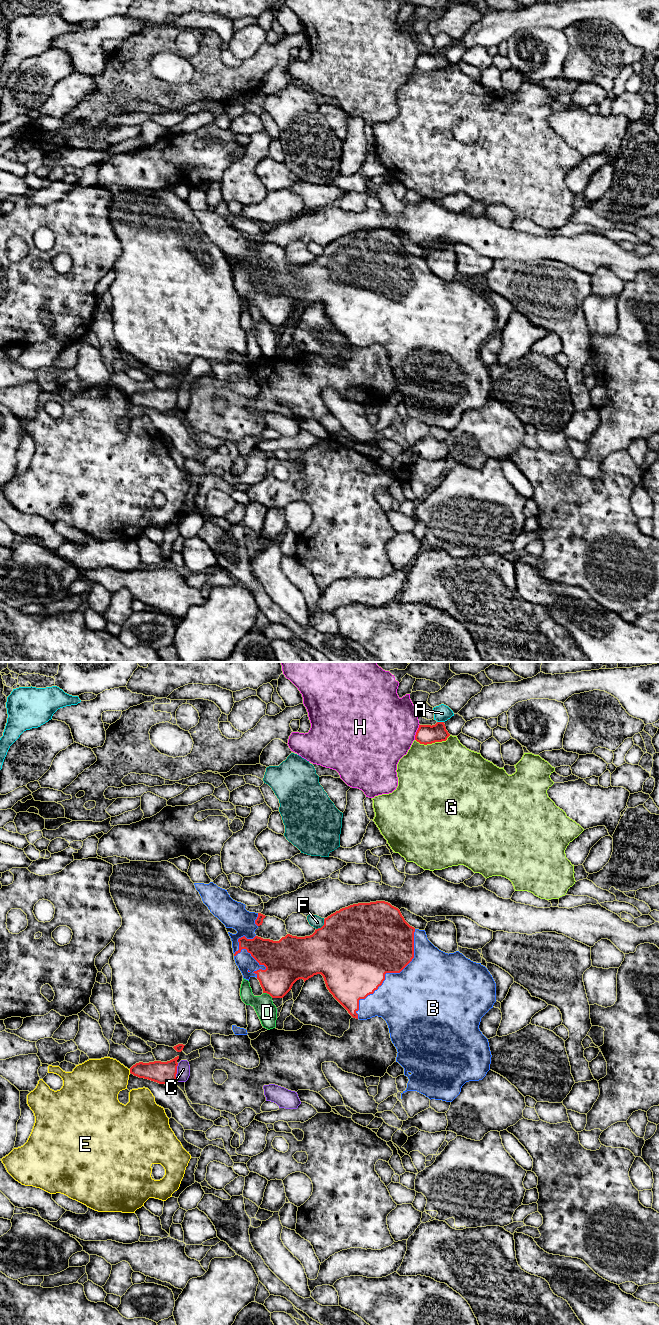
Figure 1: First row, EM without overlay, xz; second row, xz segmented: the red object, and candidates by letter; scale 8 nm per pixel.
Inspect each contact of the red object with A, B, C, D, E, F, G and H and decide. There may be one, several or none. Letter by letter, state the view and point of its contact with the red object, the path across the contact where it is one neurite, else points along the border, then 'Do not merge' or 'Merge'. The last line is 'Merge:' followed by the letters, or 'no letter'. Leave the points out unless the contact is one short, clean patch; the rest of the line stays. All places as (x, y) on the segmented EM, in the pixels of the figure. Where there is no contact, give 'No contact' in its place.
A: Touches red at xz (440, 722). Boundary: xz (437, 721), (443, 722). Do not merge
B: Touches red at xz (388, 972). Merge
C: Touches red at xz (176, 1072). Boundary: xz (178, 1063), (175, 1080). Do not merge
D: Touches red at xz (268, 993). Do not merge
E: Touches red at xz (130, 1071). Do not merge
F: Touches red at xz (323, 925). Do not merge
G: Touches red at xz (432, 742). Do not merge
H: Touches red at xz (416, 732). Do not merge
Merge: B

